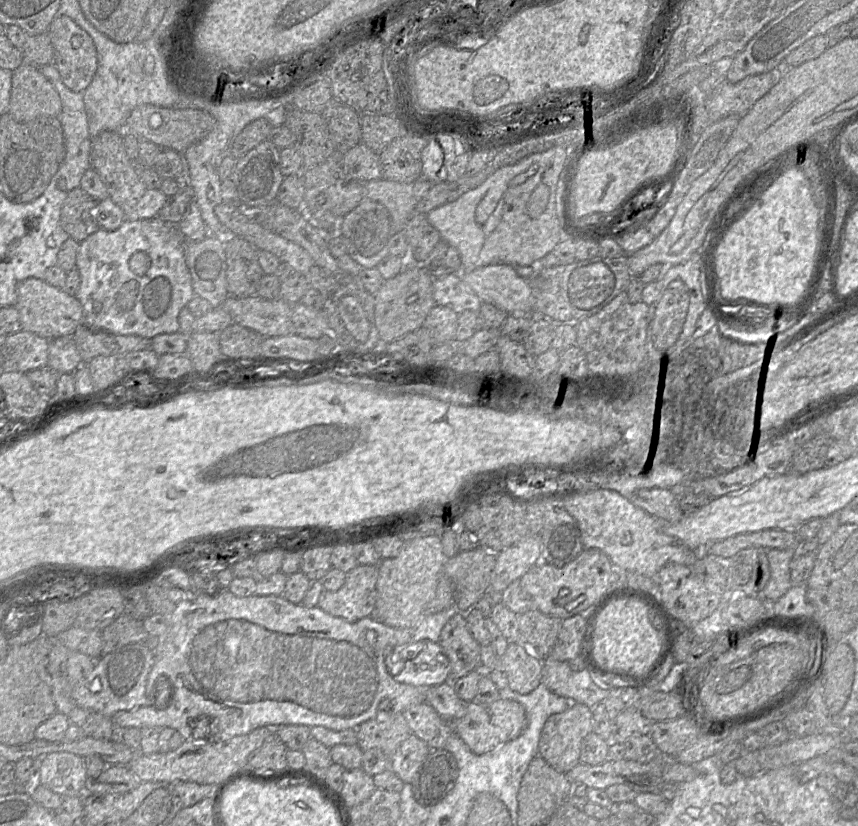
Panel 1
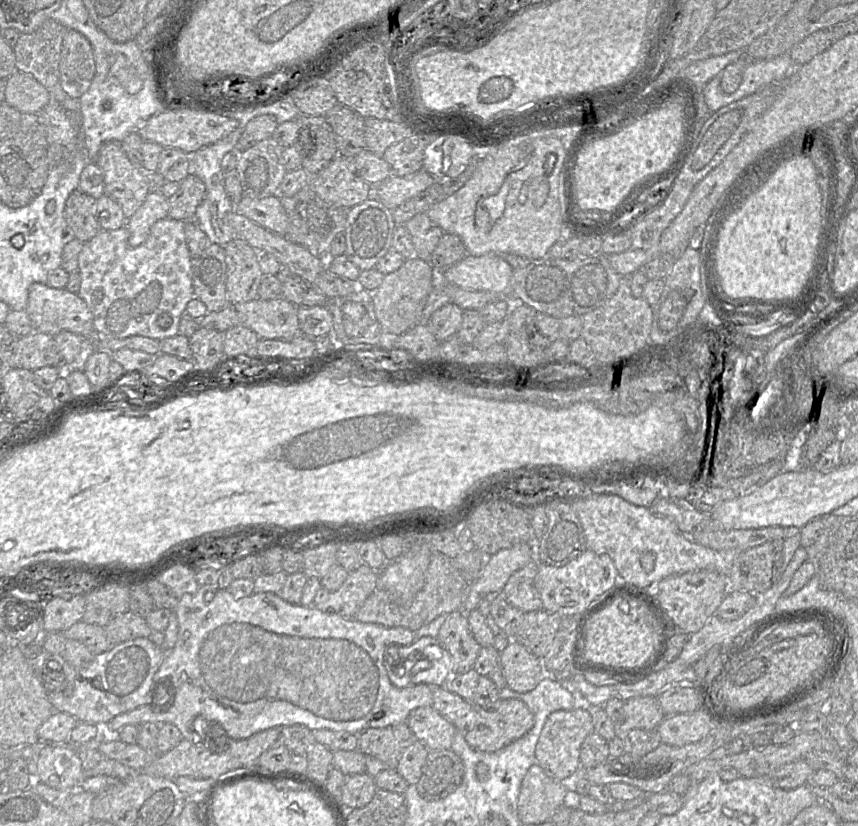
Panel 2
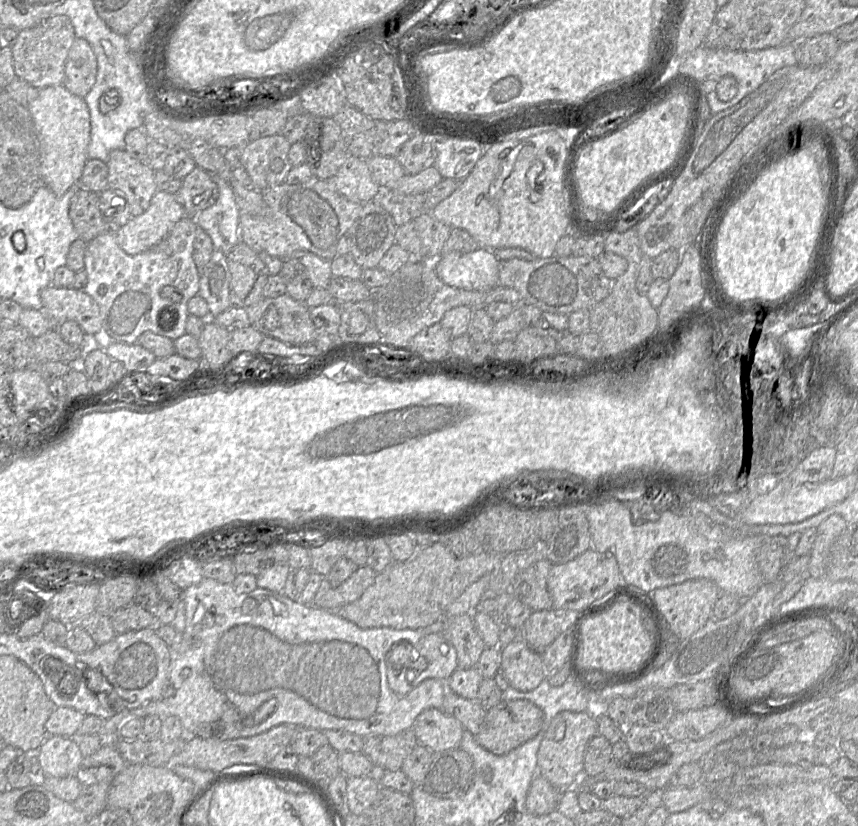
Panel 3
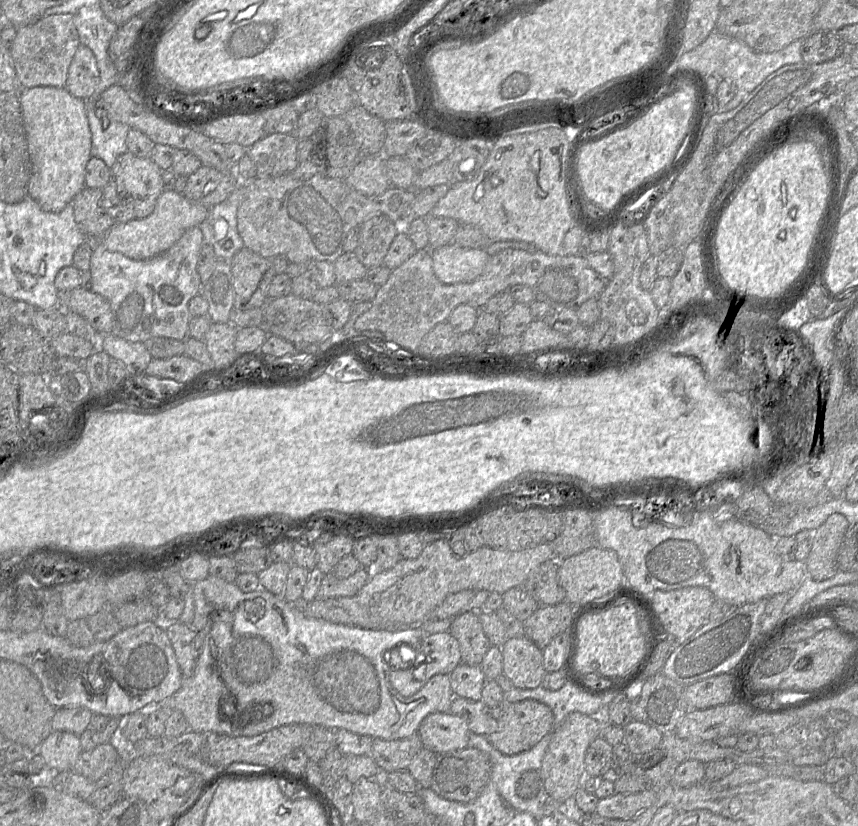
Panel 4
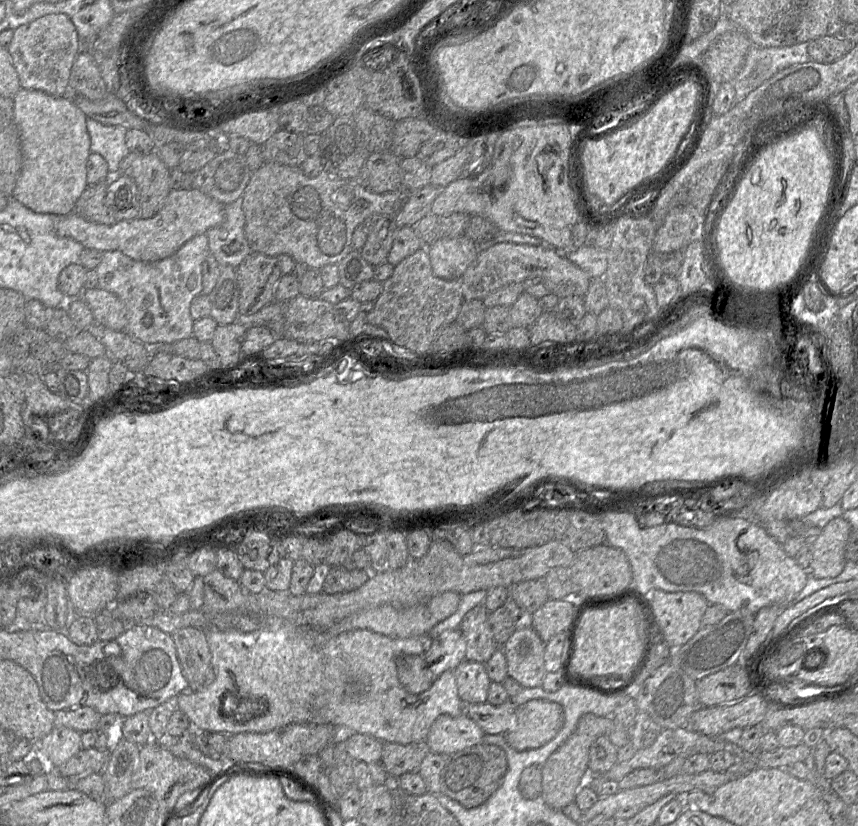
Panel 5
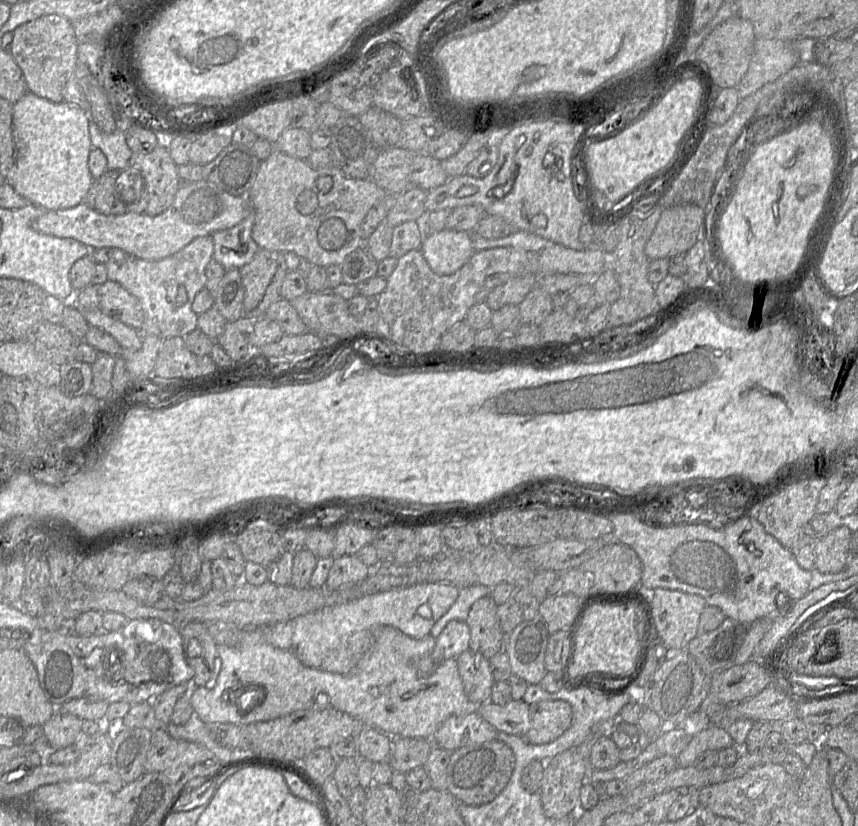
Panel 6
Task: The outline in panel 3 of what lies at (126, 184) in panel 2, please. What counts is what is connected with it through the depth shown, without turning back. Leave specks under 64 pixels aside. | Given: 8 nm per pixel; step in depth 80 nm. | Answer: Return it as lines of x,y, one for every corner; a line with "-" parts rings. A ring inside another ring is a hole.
124,149
110,152
108,162
108,188
124,194
131,217
144,213
157,192
154,172

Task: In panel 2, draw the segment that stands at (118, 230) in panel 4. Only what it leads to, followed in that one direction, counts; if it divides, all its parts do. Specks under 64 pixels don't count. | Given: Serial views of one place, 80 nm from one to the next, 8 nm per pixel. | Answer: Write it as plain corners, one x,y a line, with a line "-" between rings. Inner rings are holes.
149,192
139,209
127,219
129,230
128,245
140,246
149,236
151,226
168,217
169,203
161,193

